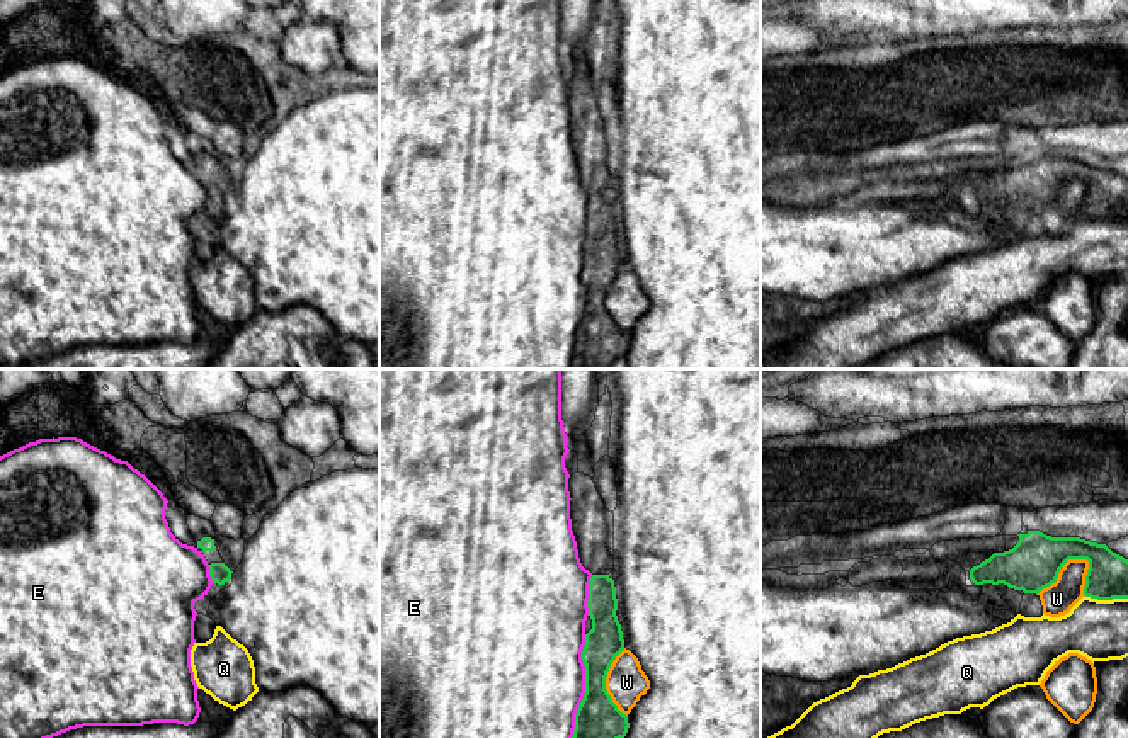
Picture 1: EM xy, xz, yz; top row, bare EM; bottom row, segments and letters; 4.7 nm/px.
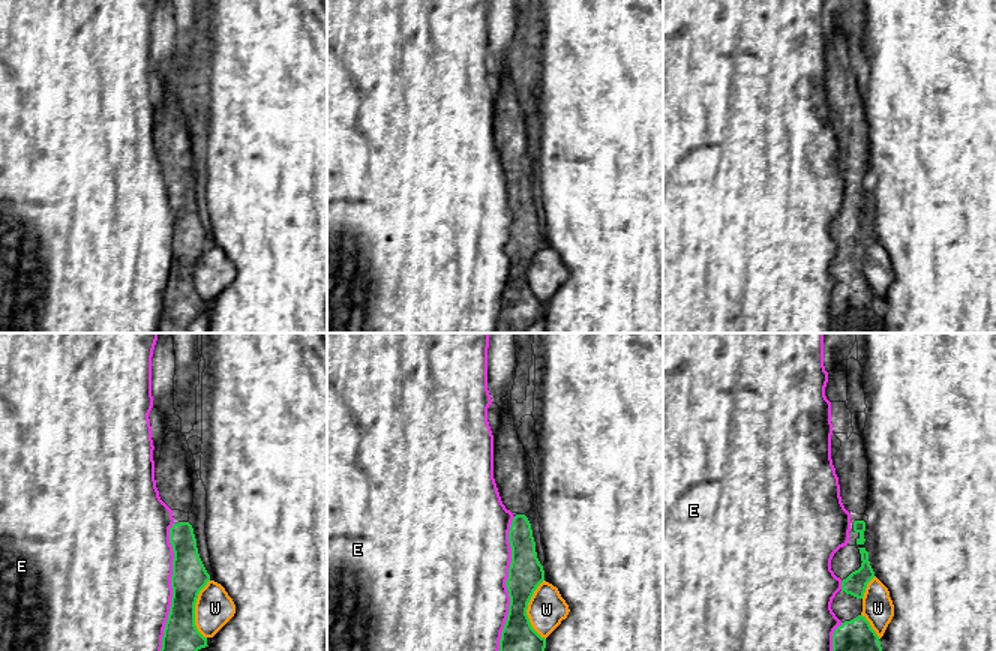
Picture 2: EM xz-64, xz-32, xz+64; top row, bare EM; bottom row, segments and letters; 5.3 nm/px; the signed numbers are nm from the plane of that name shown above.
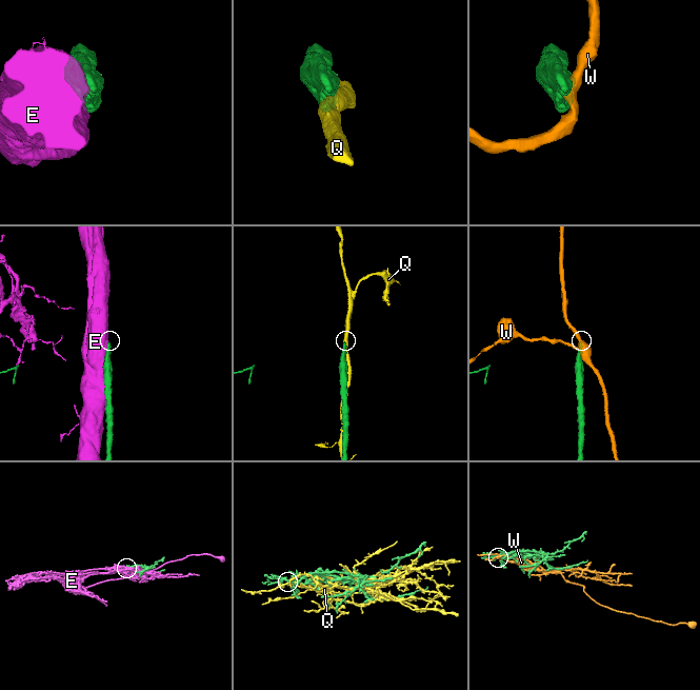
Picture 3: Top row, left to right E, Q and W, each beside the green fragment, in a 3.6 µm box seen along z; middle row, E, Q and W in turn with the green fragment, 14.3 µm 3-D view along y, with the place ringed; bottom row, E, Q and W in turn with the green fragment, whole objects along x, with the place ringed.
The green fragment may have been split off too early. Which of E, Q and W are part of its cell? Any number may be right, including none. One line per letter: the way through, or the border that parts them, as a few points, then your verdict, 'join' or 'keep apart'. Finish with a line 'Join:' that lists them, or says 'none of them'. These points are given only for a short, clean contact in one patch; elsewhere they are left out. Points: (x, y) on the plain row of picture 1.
E: keep apart
Q: keep apart
W: border along yz (1089, 181), (1069, 179), (1059, 196), (1036, 213); keep apart
Join: none of them

